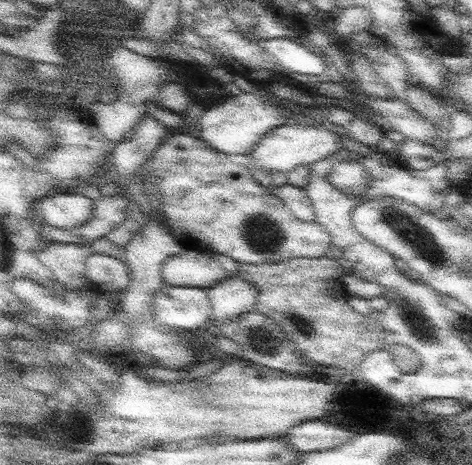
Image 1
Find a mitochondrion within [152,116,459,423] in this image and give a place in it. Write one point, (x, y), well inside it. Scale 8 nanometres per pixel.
(416, 233)

